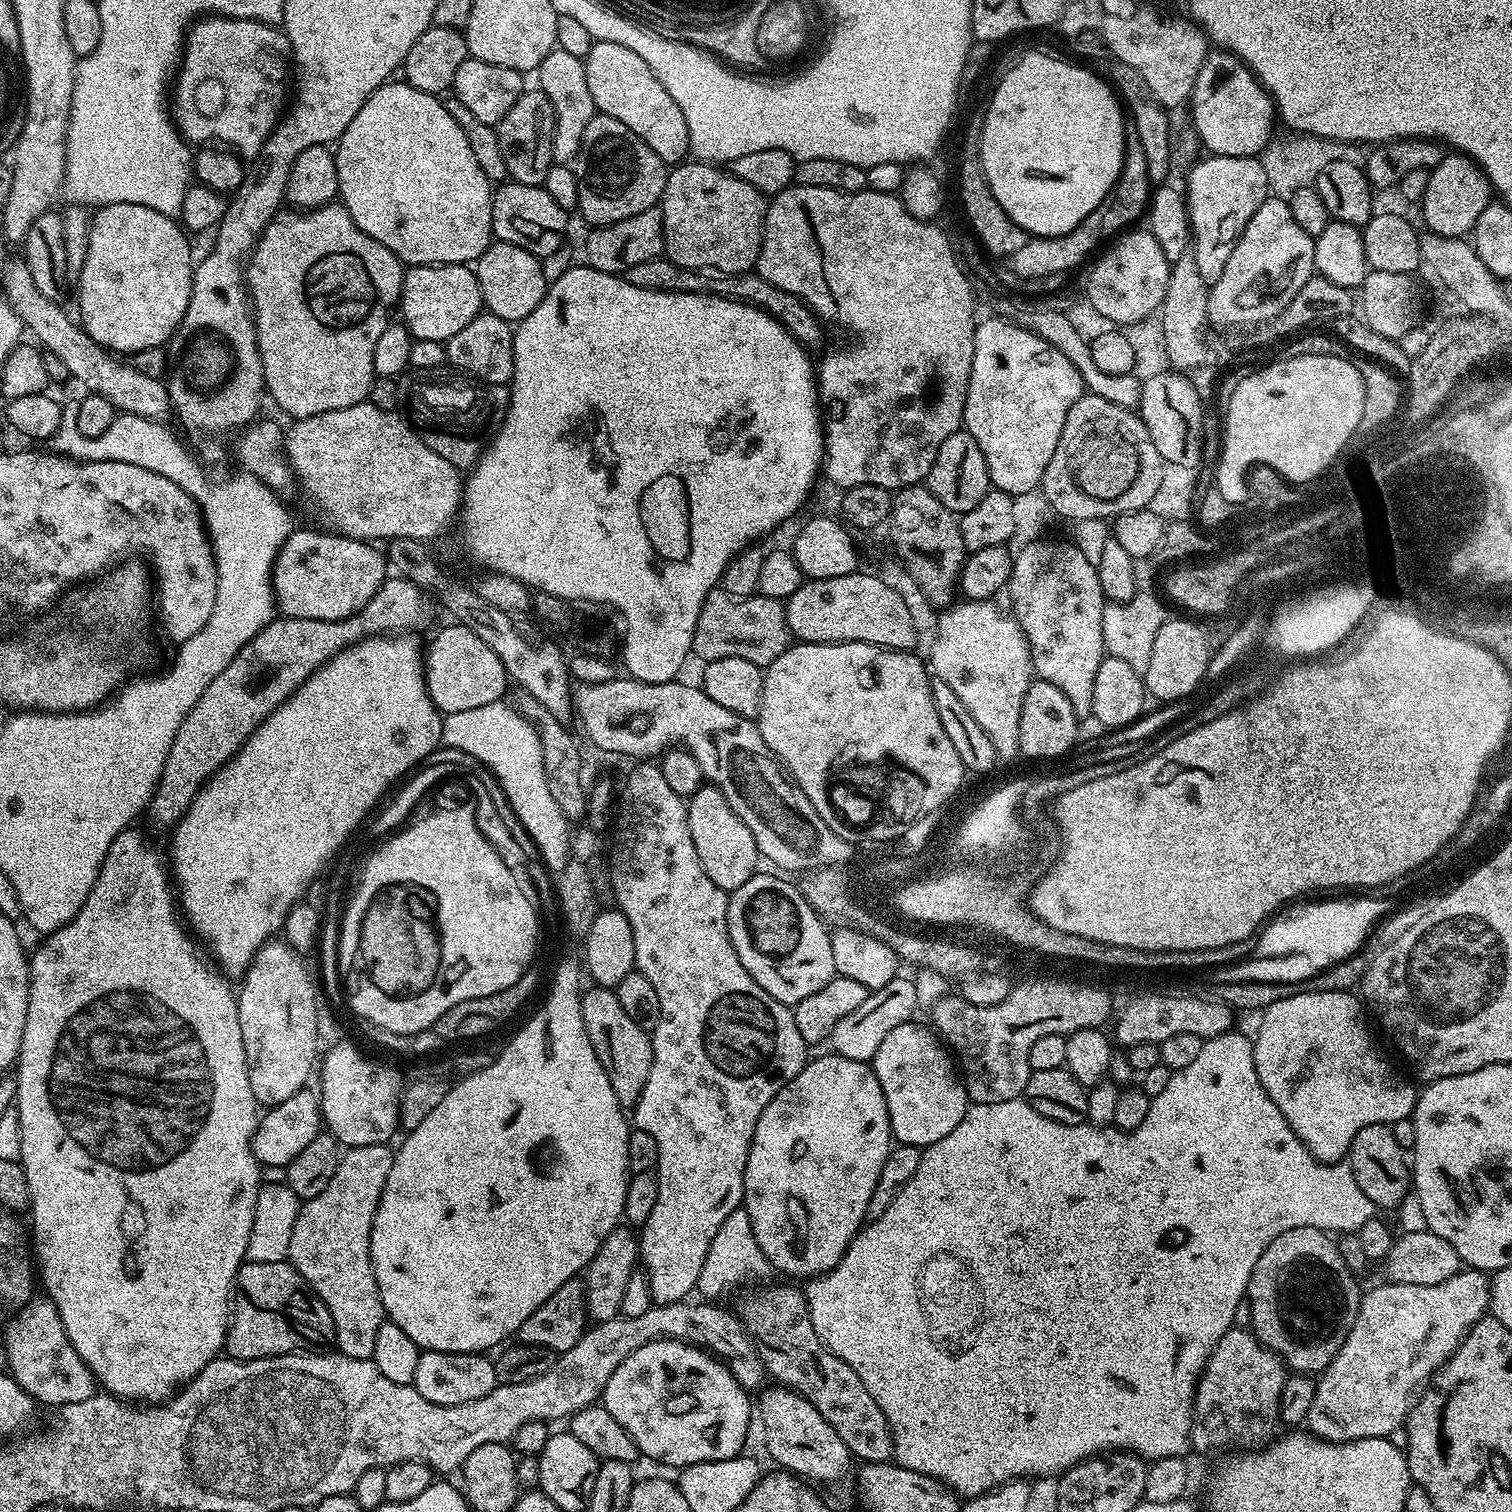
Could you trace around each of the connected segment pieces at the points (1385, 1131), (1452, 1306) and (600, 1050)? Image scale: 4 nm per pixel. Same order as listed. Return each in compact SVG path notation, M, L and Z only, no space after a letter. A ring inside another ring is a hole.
M1389 1125L1362 1126L1362 1130L1354 1134L1354 1142L1348 1148L1346 1163L1354 1174L1354 1182L1358 1182L1358 1190L1362 1190L1362 1194L1366 1194L1366 1198L1370 1198L1370 1202L1376 1205L1377 1209L1399 1209L1413 1187L1409 1157L1406 1150L1398 1146L1398 1138L1394 1138Z
M1461 1270L1446 1278L1446 1282L1433 1286L1380 1284L1363 1293L1358 1317L1346 1336L1346 1342L1317 1379L1306 1426L1311 1435L1321 1440L1344 1443L1362 1438L1389 1437L1394 1429L1407 1421L1409 1411L1437 1369L1454 1355L1466 1334L1484 1319L1490 1308L1489 1277L1475 1270Z
M599 986L589 989L578 1000L582 1006L582 1022L586 1022L586 1034L594 1046L594 1054L598 1054L598 1062L602 1062L606 1070L606 1078L610 1078L610 1086L614 1086L614 1094L618 1094L618 1102L626 1110L631 1109L638 1102L650 1074L652 1038L649 1029L638 1026L638 1022L626 1014L613 989Z

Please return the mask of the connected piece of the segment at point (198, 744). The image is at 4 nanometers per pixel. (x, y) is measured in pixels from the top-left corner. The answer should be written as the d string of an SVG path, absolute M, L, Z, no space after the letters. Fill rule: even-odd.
M396 574L378 586L378 594L362 606L350 618L334 622L322 622L314 618L284 616L271 620L206 686L202 698L194 702L190 714L178 726L170 754L160 774L160 782L148 801L146 817L156 828L175 829L200 789L208 779L220 771L227 760L254 734L254 730L278 706L282 706L296 691L330 658L352 644L367 640L370 636L412 634L428 616L429 597L418 585Z

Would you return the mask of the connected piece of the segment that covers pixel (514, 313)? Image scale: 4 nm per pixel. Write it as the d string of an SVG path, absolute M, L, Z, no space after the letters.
M499 242L489 244L474 262L474 271L483 307L509 322L525 320L548 293L549 283L543 277L541 257L530 254L530 250L522 250L522 246Z

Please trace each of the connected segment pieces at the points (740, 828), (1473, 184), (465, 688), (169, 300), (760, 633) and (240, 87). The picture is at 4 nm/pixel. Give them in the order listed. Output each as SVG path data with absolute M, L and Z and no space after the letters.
M701 786L693 796L687 797L690 838L694 838L694 850L702 862L702 870L710 874L710 882L726 893L731 893L742 886L751 876L757 875L756 863L762 857L754 842L754 834L746 830L742 818L734 814L730 802L723 792L715 786Z
M1445 154L1442 162L1429 171L1426 194L1418 204L1418 208L1424 211L1424 228L1434 235L1467 237L1476 227L1478 214L1486 210L1493 196L1488 175L1476 161L1463 154Z
M449 622L429 644L426 644L424 657L424 685L428 687L428 697L433 706L442 714L457 712L458 710L475 710L477 706L490 706L490 702L504 700L504 691L510 688L508 671L502 666L502 658L474 634L474 630L466 630L466 626Z
M105 204L95 209L90 238L86 246L86 258L80 280L80 316L79 323L91 340L112 354L131 354L160 348L171 341L176 327L190 306L192 293L192 274L194 259L189 237L185 229L173 217L158 214L150 206L133 204Z
M714 590L702 602L698 622L694 626L692 652L706 661L718 658L746 658L767 666L790 647L788 616L784 613L784 604L774 598L762 595L747 596L744 600L735 600L722 590Z
M209 14L193 23L184 41L184 50L180 57L178 71L174 76L174 123L180 129L180 135L192 146L227 146L231 151L244 158L255 158L268 141L268 135L276 128L282 119L286 108L284 95L290 92L290 61L292 60L292 47L288 35L275 24L263 24L257 20L239 20L233 16L217 16Z

